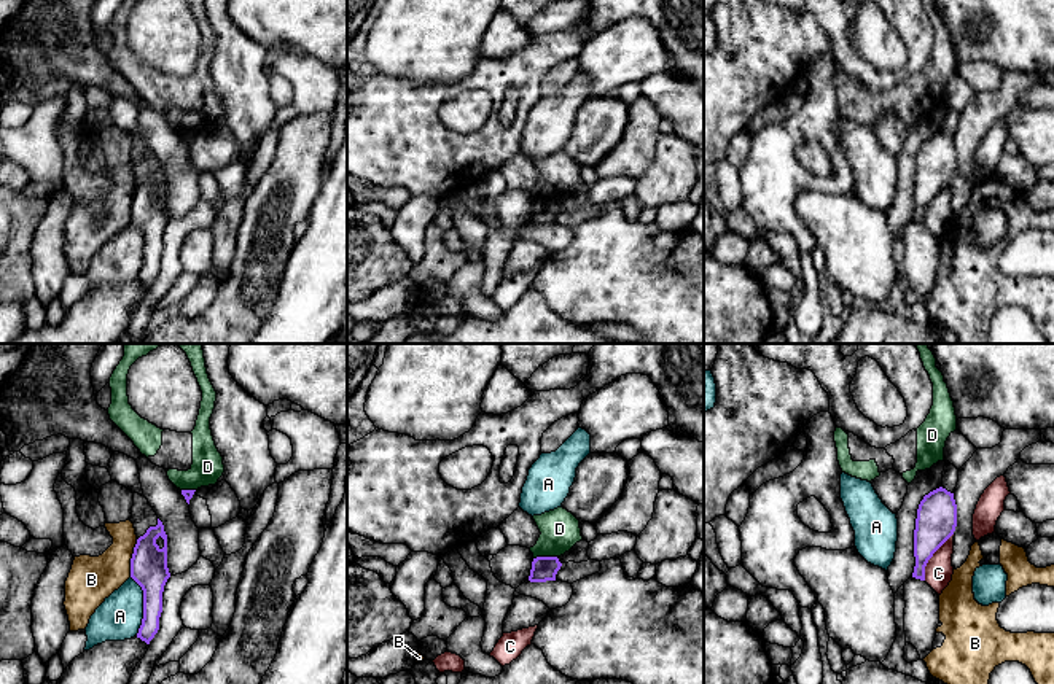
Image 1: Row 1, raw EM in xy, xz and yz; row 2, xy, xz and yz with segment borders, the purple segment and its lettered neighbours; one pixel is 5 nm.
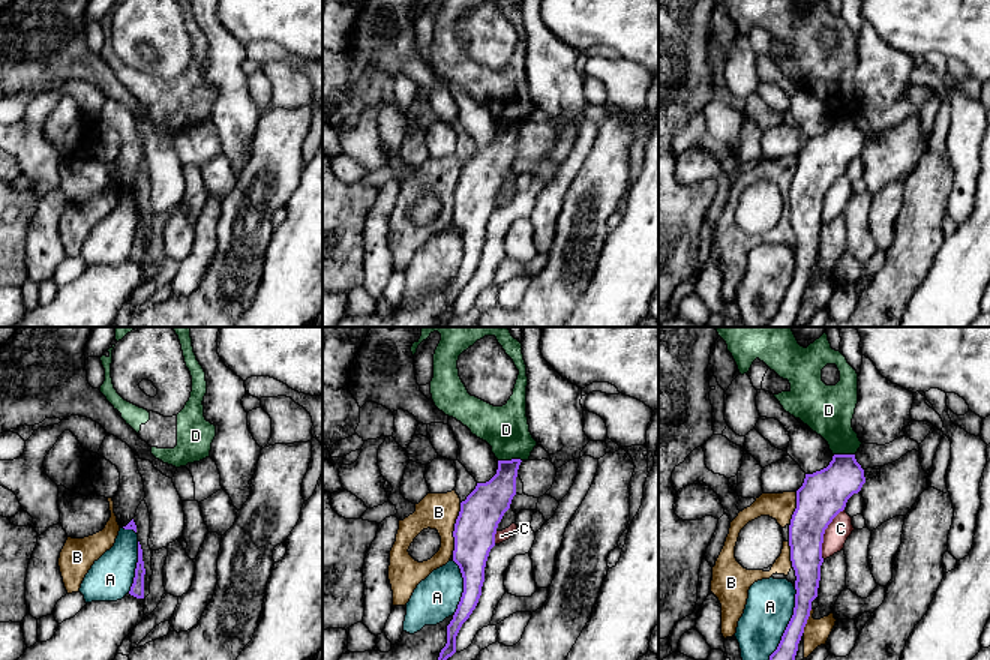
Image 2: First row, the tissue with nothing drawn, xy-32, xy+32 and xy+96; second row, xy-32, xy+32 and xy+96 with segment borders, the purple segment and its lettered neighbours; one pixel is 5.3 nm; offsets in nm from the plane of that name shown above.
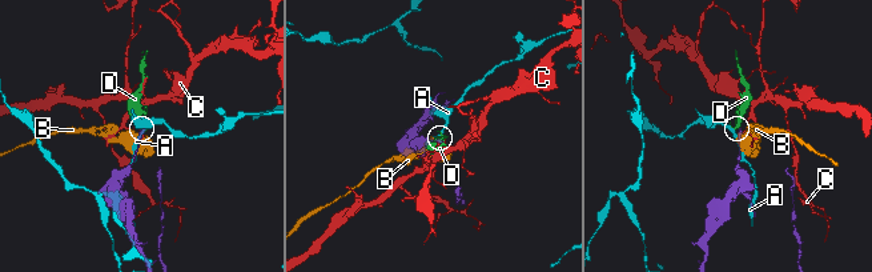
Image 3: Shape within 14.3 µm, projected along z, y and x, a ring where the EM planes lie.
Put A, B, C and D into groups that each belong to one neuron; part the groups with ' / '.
A / B / C / D

